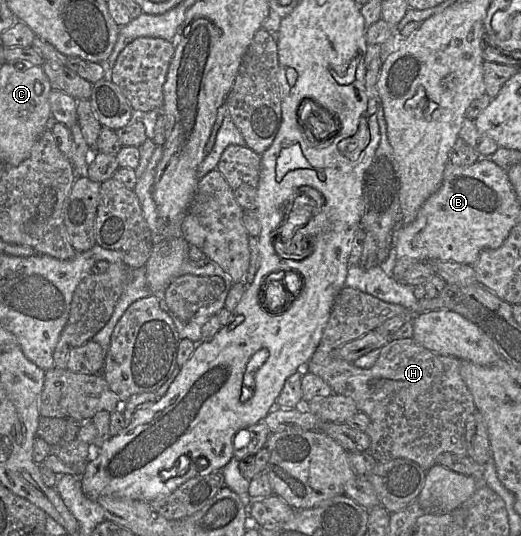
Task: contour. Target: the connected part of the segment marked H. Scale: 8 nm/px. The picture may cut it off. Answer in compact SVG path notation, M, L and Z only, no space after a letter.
M404 338L389 341L381 348L380 355L377 361L370 368L358 368L352 362L338 359L333 356L331 350L334 349L325 349L323 347L319 347L306 364L304 370L321 377L331 387L333 394L350 397L355 402L358 411L365 413L369 417L370 423L365 430L365 433L370 438L369 453L377 462L386 462L393 459L403 458L417 463L423 470L427 471L430 467L437 464L437 458L442 453L467 455L465 439L466 421L468 417L476 411L476 406L473 396L460 374L461 360L459 358L434 353L416 343L413 338Z

